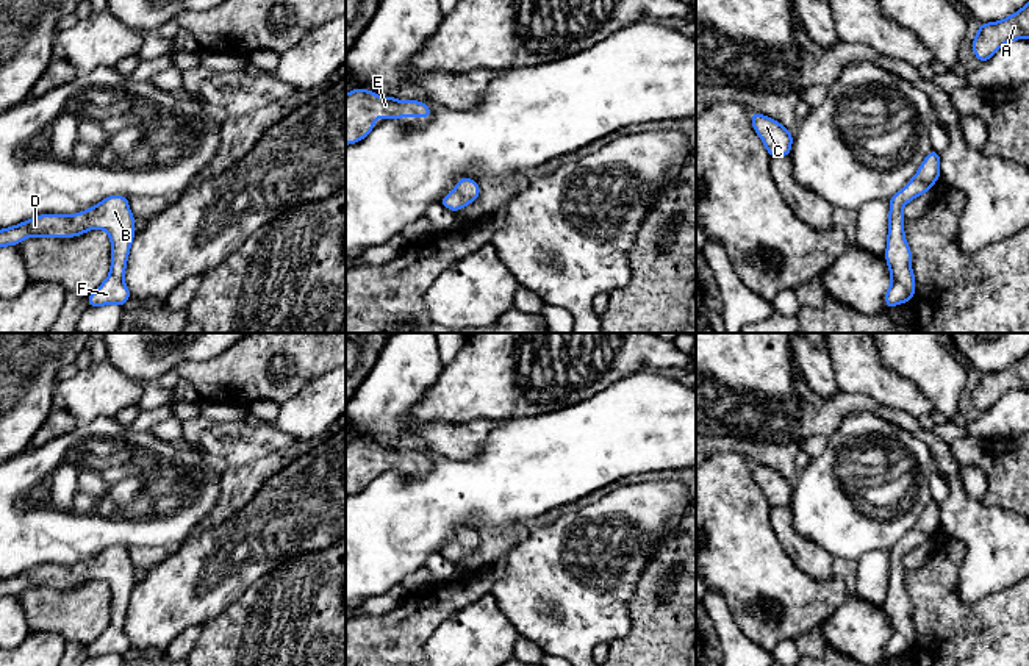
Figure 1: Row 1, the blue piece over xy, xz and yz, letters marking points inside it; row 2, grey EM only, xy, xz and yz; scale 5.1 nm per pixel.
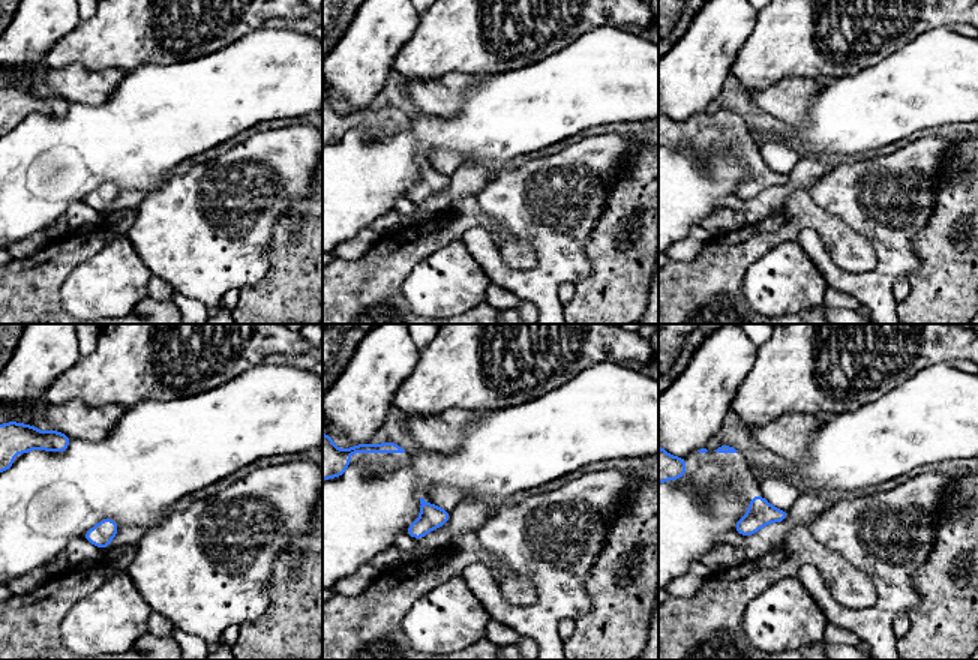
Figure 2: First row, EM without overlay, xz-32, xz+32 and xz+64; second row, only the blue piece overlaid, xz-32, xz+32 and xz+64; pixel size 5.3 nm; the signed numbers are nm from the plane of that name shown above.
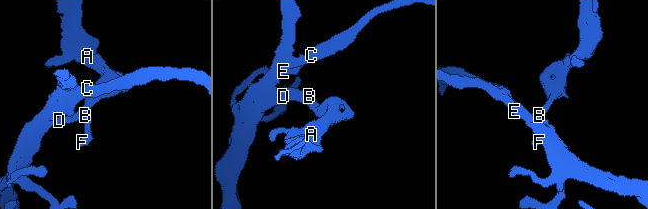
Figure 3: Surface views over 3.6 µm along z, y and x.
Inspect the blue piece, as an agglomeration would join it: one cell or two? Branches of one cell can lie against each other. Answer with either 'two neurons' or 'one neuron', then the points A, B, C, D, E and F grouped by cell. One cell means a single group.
one neuron | A B C D E F

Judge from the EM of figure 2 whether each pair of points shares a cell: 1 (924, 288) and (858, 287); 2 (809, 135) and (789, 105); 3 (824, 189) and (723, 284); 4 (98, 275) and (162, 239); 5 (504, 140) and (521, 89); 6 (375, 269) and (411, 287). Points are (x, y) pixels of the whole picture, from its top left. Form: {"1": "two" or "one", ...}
{"1": "two", "2": "two", "3": "two", "4": "two", "5": "one", "6": "two"}

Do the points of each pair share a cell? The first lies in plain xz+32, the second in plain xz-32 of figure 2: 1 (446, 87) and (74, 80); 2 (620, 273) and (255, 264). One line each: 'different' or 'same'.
1: same
2: different

